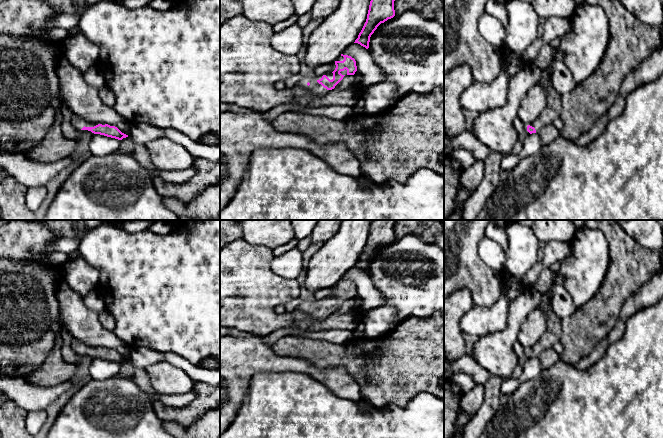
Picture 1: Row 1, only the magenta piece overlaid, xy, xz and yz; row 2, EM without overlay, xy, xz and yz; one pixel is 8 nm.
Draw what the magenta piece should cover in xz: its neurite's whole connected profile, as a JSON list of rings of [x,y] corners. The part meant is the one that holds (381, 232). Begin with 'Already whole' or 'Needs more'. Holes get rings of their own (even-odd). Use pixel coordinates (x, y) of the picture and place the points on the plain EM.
Already whole. [[[371,220],[366,246],[354,267],[369,272],[370,261],[377,251],[395,240],[396,220]]]

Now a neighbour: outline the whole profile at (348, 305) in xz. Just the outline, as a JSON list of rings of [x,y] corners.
[[[346,299],[343,303],[335,310],[334,313],[345,314],[354,312],[356,308],[355,299]]]

